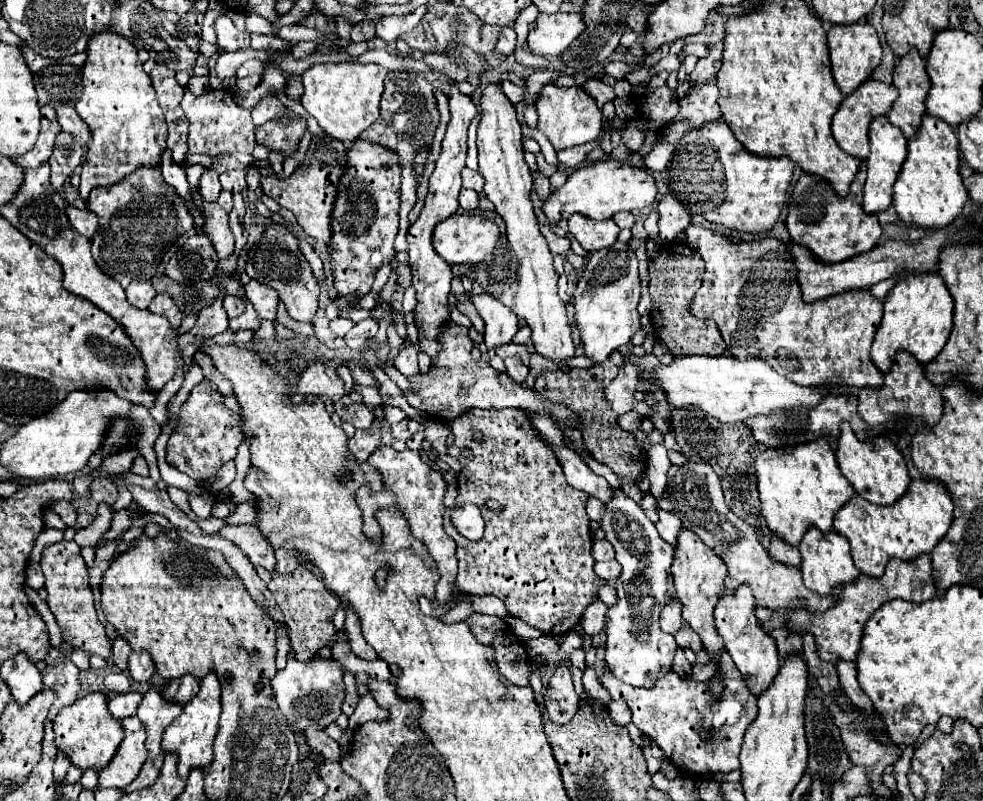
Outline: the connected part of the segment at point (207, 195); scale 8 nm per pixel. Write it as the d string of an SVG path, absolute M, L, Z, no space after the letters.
M205 170L205 174L201 176L199 190L201 190L203 200L207 200L207 202L217 202L217 198L219 198L221 184L219 184L217 176L219 176L219 174L217 174L215 170Z

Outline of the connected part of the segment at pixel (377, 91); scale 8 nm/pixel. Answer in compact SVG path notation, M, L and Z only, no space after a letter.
M315 64L301 74L305 88L301 94L301 104L329 136L341 142L353 142L379 118L379 100L387 72L389 70L379 64Z

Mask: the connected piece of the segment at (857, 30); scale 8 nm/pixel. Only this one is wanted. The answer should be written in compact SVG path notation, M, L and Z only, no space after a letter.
M857 22L851 26L831 26L831 30L827 32L827 46L829 46L833 78L841 88L843 96L849 96L863 80L867 80L873 68L881 62L879 36L875 26L871 26L869 22Z

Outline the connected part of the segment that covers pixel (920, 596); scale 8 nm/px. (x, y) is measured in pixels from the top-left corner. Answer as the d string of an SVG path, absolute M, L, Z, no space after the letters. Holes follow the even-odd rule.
M921 554L913 560L891 558L883 576L873 578L873 576L861 574L853 582L845 584L841 592L841 602L829 608L827 612L809 612L805 608L793 610L789 614L789 628L793 628L793 632L799 632L799 630L811 632L815 636L817 652L821 660L835 662L835 656L843 660L855 660L859 654L861 638L863 638L863 626L867 624L867 620L877 608L881 608L885 602L895 600L895 598L903 598L911 602L925 602L925 600L935 598L937 592L939 590L933 578L933 566L931 566L929 554ZM829 652L833 652L835 656L829 656Z

